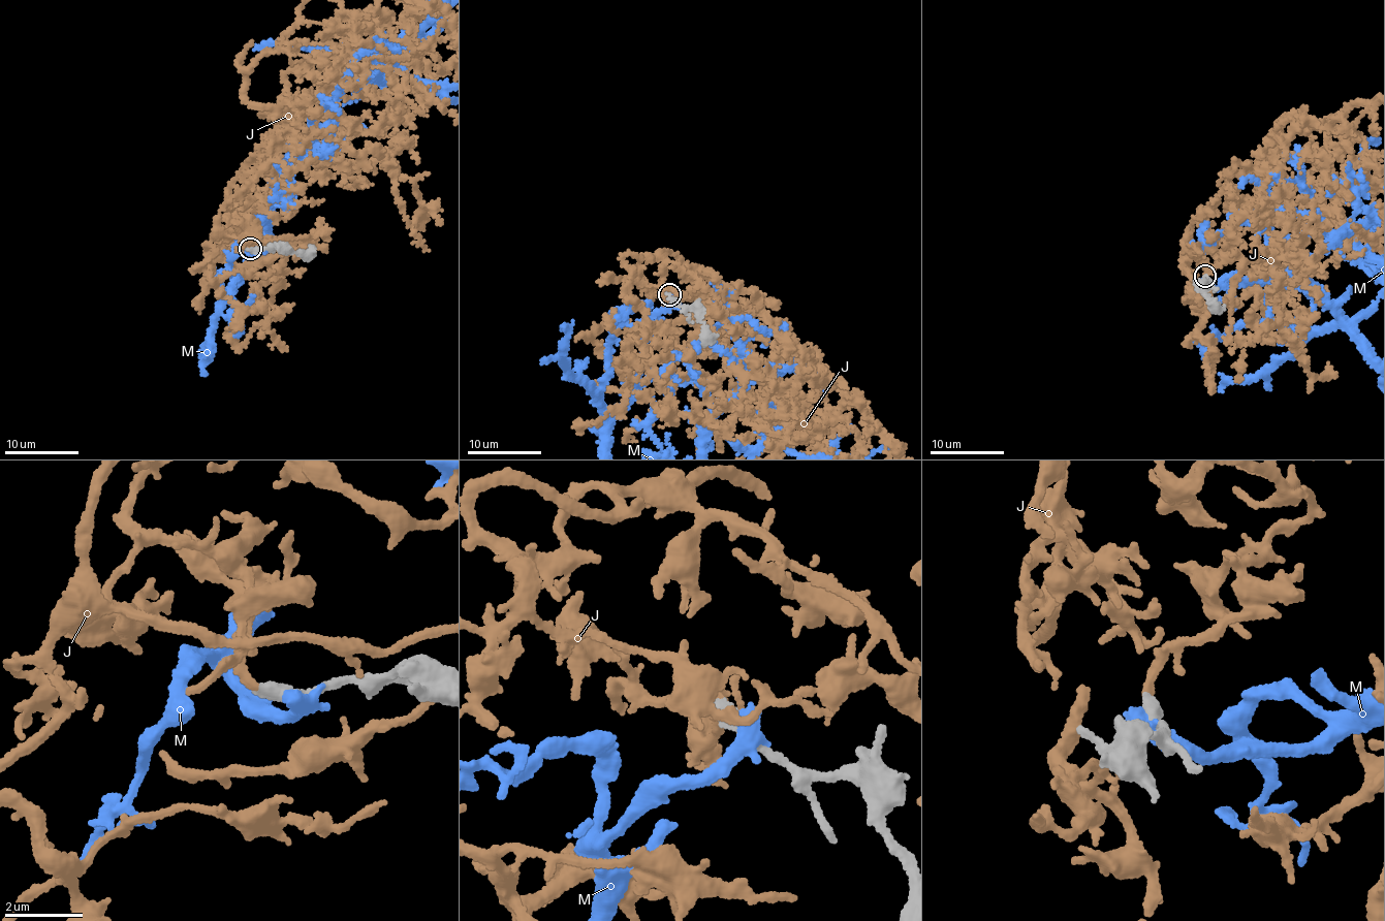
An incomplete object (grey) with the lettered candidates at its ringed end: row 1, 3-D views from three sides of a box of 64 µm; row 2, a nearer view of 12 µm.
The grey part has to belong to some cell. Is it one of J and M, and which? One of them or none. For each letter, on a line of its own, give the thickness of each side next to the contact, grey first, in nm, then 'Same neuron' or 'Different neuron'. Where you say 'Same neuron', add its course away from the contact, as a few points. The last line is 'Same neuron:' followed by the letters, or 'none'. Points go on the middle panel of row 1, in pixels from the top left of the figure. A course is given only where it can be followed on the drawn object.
J: Thickness 380 nm (grey) against 220 nm. Same neuron
M: Thickness 420 nm (grey) against 550 nm. Different neuron
Same neuron: J

